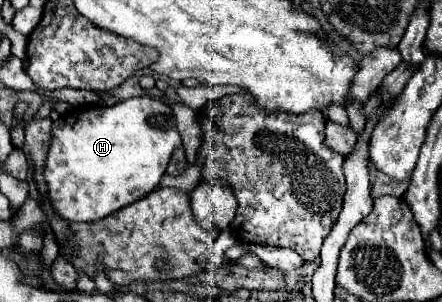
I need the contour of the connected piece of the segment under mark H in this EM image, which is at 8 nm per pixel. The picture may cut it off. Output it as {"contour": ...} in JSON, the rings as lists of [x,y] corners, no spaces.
{"contour":[[[132,97],[112,107],[94,105],[74,109],[52,123],[44,165],[48,201],[52,203],[54,211],[68,223],[104,219],[154,191],[166,173],[166,165],[178,145],[182,145],[182,139],[176,129],[172,109],[158,99]]]}

